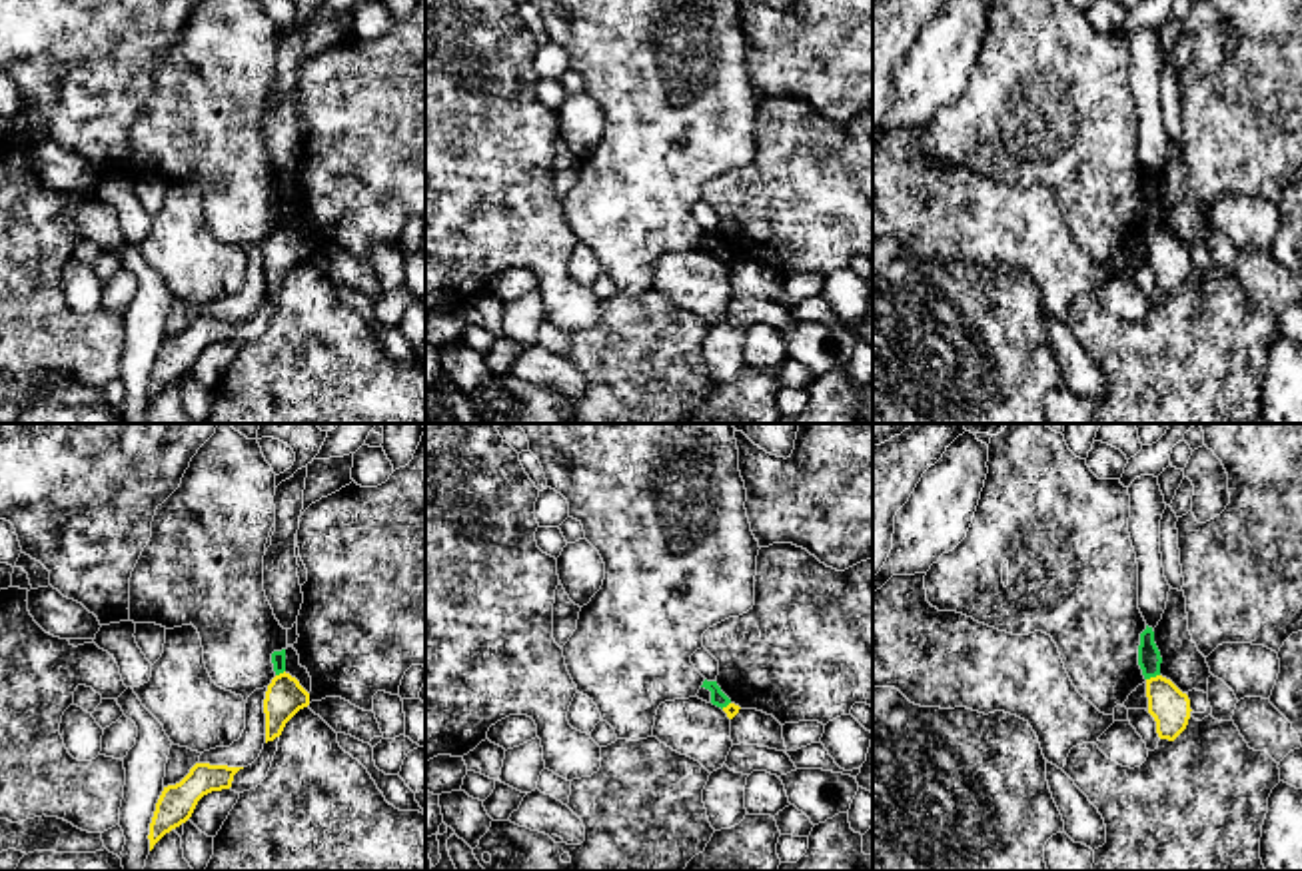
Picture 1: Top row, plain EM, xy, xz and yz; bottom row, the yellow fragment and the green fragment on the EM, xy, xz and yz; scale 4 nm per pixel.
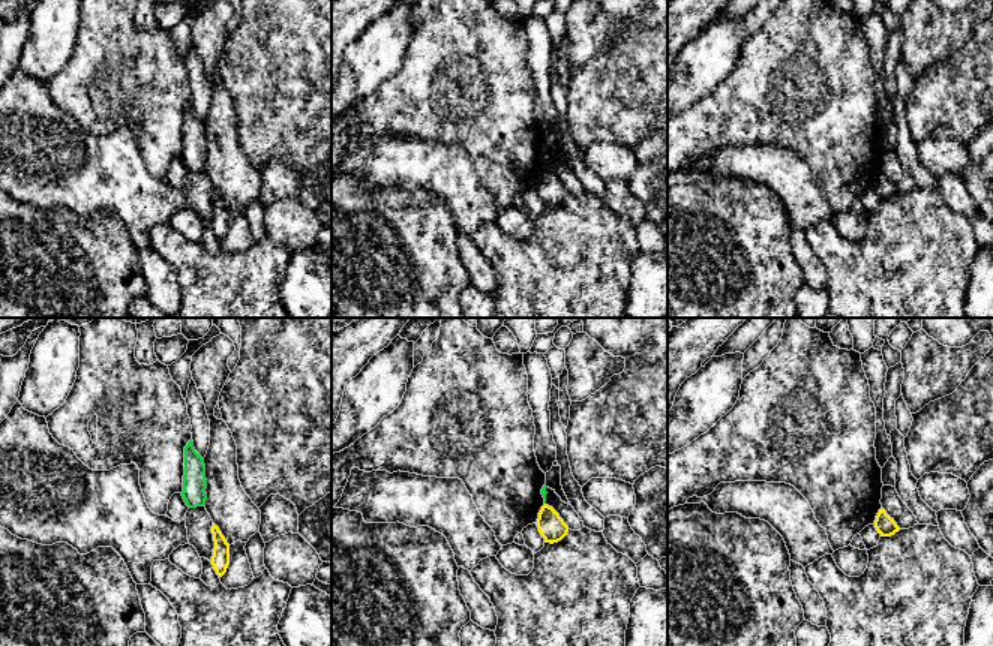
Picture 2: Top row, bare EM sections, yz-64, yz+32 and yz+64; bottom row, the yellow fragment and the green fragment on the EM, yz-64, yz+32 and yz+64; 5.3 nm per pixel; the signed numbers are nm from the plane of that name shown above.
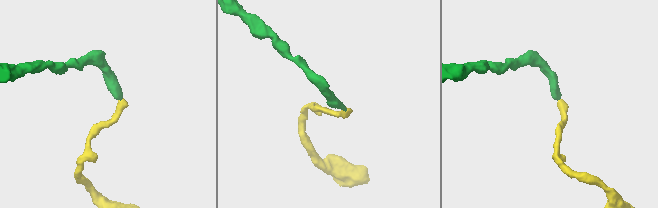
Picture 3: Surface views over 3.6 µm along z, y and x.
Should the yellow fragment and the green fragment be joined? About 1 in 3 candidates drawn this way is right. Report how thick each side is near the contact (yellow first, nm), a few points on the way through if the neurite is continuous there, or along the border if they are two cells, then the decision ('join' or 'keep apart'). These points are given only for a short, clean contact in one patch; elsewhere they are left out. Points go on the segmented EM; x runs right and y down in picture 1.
160/100 nm | along yz (1159, 674), (1147, 680) | keep apart

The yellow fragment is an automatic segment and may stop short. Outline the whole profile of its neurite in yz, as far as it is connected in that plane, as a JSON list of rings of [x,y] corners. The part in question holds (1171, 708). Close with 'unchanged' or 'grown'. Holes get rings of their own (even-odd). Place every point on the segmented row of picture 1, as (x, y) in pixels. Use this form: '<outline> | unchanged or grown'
[[[1156,675],[1146,679],[1148,713],[1156,721],[1160,739],[1174,741],[1188,725],[1190,699],[1170,679]]] | unchanged

